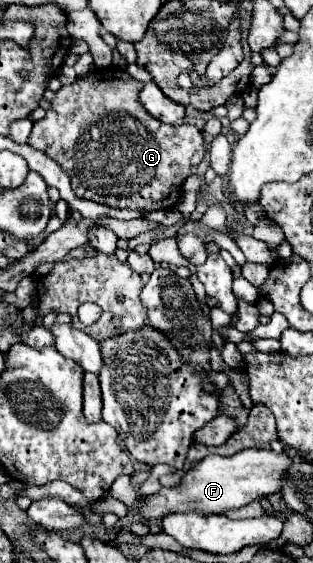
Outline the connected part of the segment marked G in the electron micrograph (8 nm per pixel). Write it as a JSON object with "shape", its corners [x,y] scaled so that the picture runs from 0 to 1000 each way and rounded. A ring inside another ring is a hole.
{"shape":[[[358,117],[294,128],[275,139],[249,139],[224,153],[198,153],[160,181],[147,206],[109,217],[89,256],[153,274],[198,295],[198,302],[224,313],[230,337],[249,352],[319,359],[351,369],[415,369],[460,377],[550,373],[575,348],[581,323],[607,309],[626,309],[626,295],[658,274],[652,249],[639,231],[613,220],[518,220],[454,195],[441,181],[447,153],[454,149],[441,142]]]}

